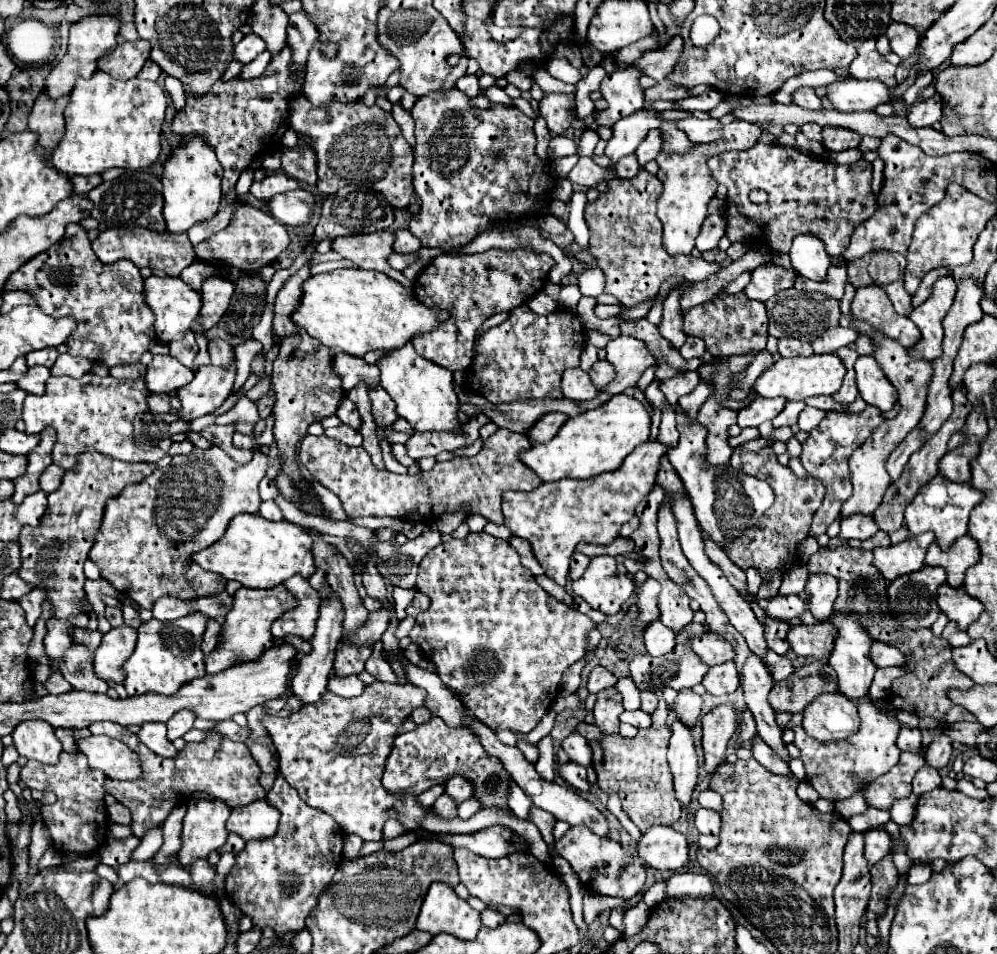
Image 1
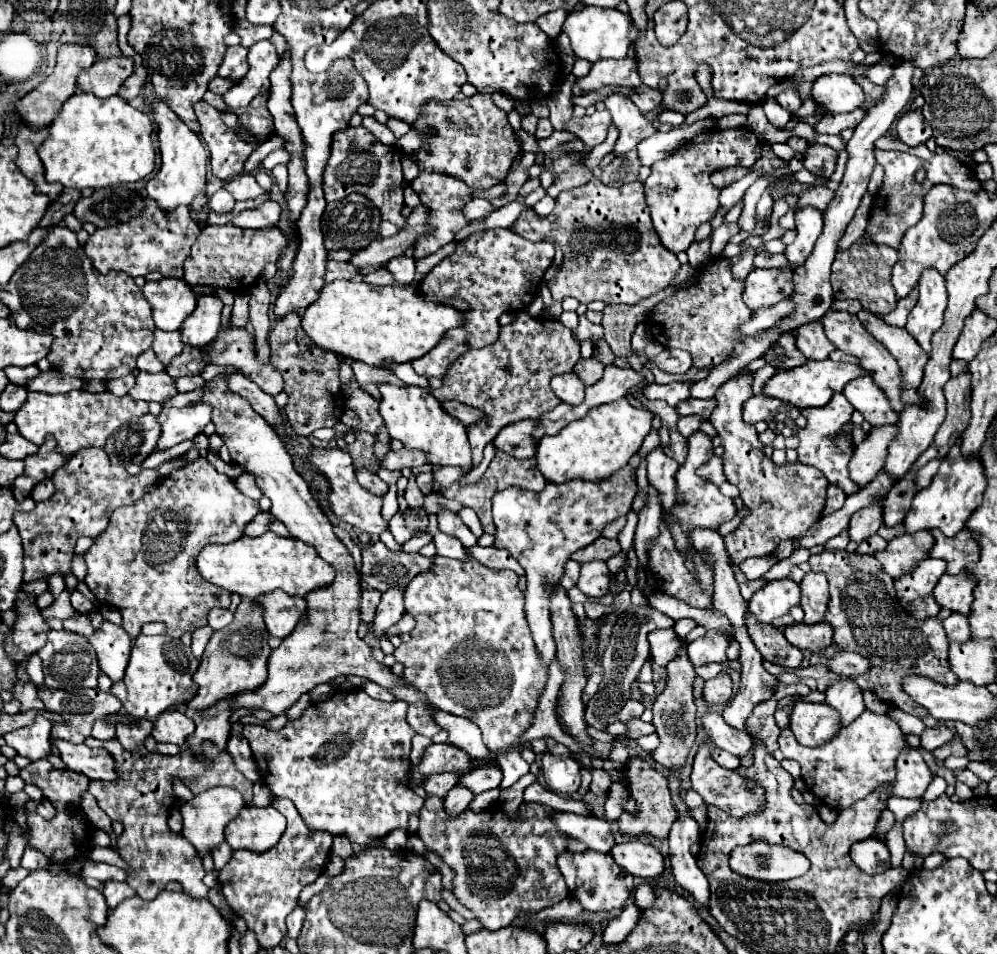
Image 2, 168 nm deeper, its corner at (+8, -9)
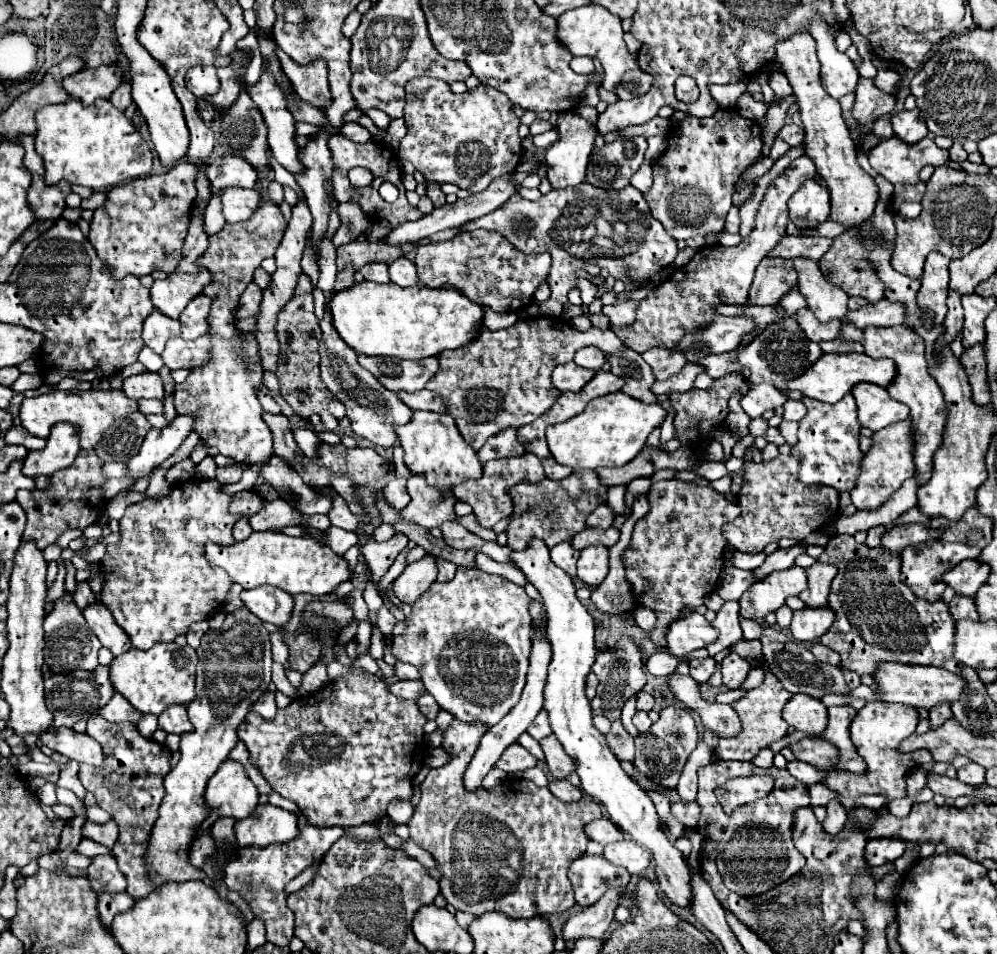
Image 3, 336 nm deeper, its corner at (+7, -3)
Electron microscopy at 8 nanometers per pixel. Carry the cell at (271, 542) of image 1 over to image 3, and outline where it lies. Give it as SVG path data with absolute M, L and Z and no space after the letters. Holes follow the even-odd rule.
M255 531L245 541L237 541L233 545L207 543L205 557L213 567L225 569L229 577L243 589L255 589L267 583L291 595L329 595L337 589L339 583L351 577L347 561L335 555L329 547L321 547L309 537L289 537L285 533L275 531Z

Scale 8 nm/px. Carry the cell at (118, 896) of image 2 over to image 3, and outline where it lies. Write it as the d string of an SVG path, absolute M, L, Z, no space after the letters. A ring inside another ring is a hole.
M125 891L121 893L99 893L99 915L105 923L105 927L111 925L113 917L121 911L131 909L135 903L133 897L129 897Z

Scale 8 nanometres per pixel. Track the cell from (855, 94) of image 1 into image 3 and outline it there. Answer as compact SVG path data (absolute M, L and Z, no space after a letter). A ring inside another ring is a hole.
M815 17L811 21L811 35L817 41L817 57L821 61L821 83L825 91L837 101L847 93L855 93L859 83L857 67L847 55L837 51L835 37L833 33L829 33L825 21Z

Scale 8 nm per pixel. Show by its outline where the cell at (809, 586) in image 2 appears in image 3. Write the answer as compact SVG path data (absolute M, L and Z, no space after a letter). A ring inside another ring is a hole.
M815 563L805 571L807 571L807 577L809 577L809 587L799 595L799 599L811 609L827 607L829 587L831 587L831 581L833 581L833 577L837 573L837 567L835 565Z

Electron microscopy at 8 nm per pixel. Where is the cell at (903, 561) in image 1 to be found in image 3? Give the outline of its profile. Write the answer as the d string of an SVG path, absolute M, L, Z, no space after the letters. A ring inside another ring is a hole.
M911 523L911 525L895 525L891 527L883 537L881 543L889 553L901 553L907 545L915 545L915 543L925 543L925 541L933 541L939 539L939 533L927 525L919 525L919 523Z

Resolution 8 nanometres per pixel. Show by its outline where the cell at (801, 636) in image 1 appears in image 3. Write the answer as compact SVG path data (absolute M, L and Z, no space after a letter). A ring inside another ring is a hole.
M805 607L793 613L793 621L789 629L793 633L793 639L797 641L817 641L833 621L835 621L835 615L829 607L825 609Z

